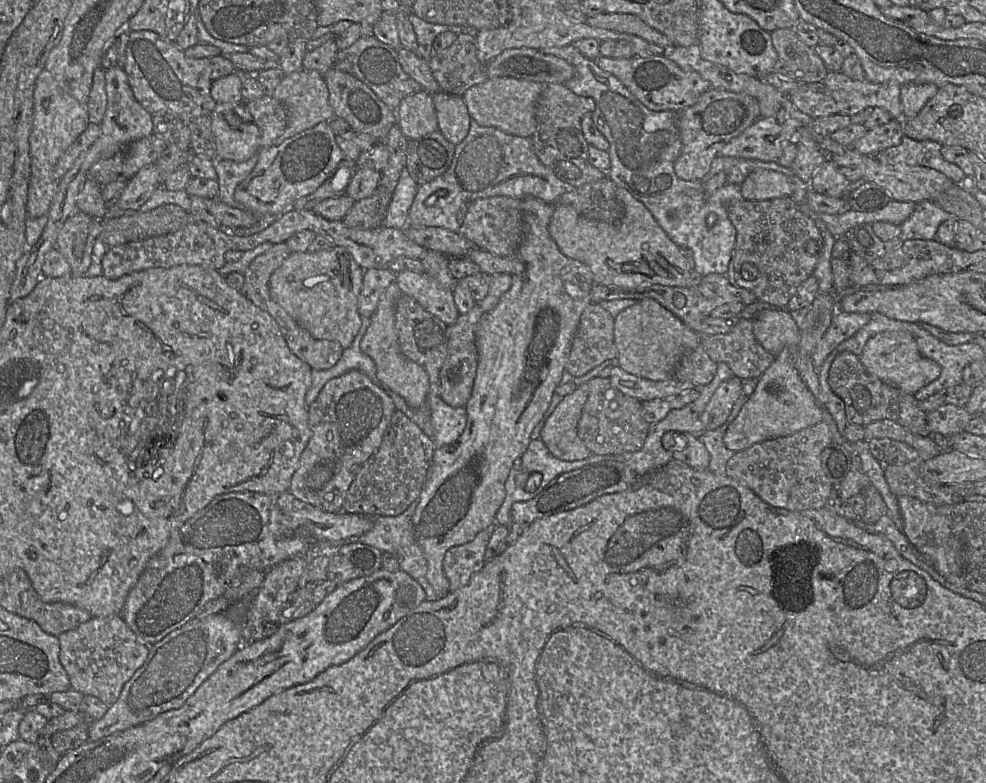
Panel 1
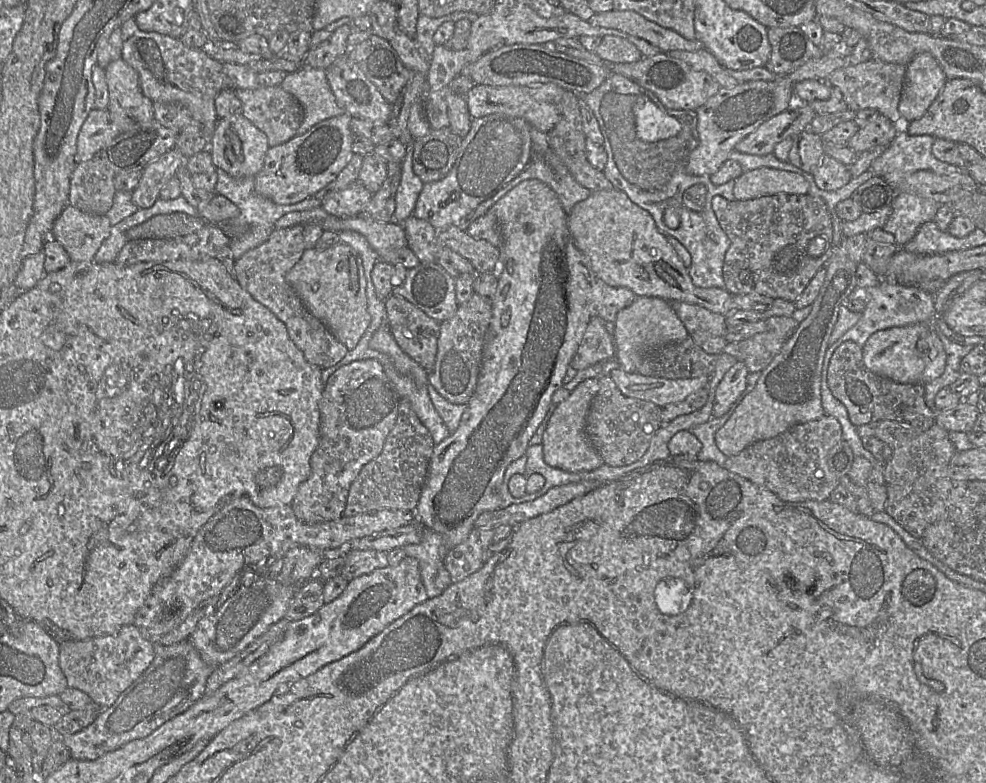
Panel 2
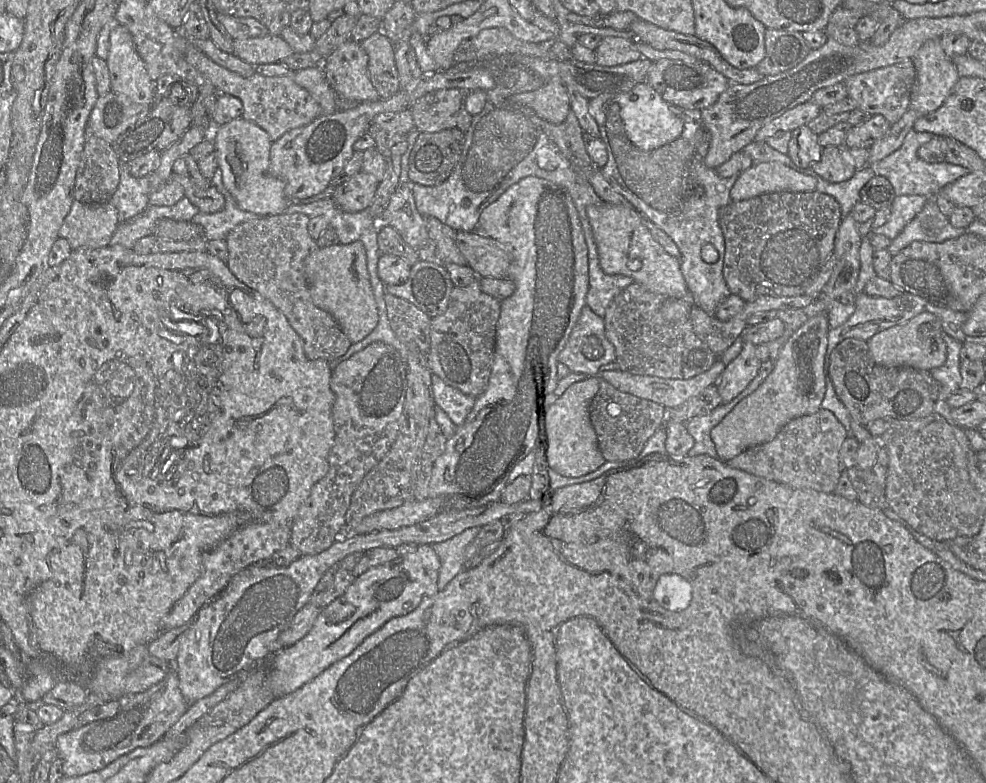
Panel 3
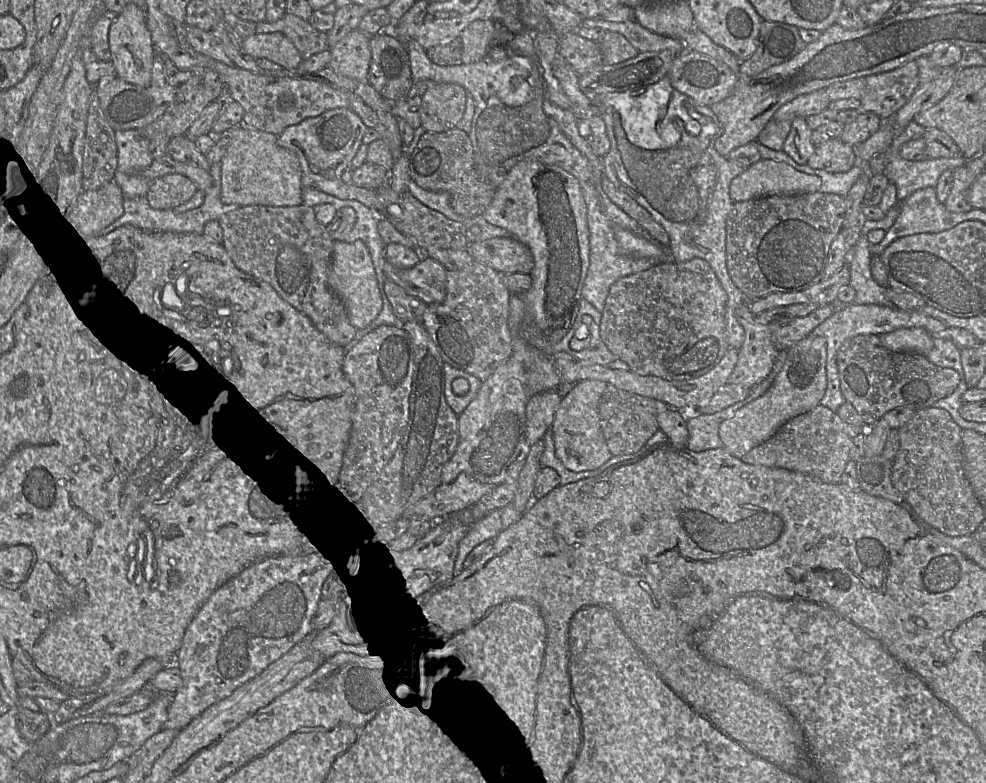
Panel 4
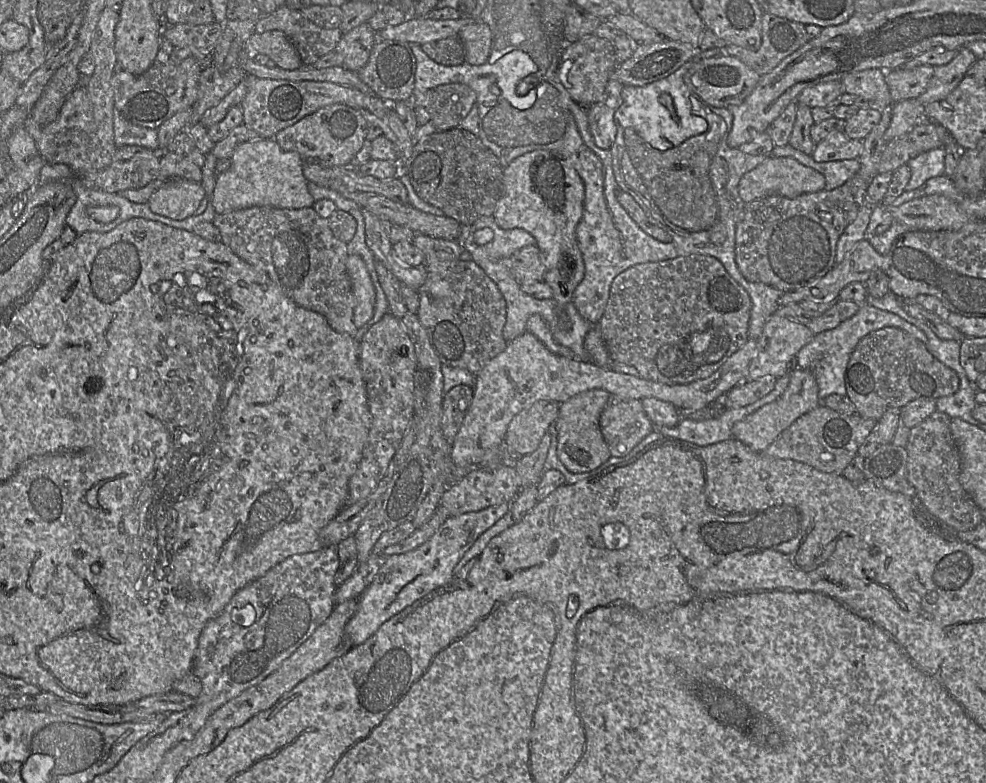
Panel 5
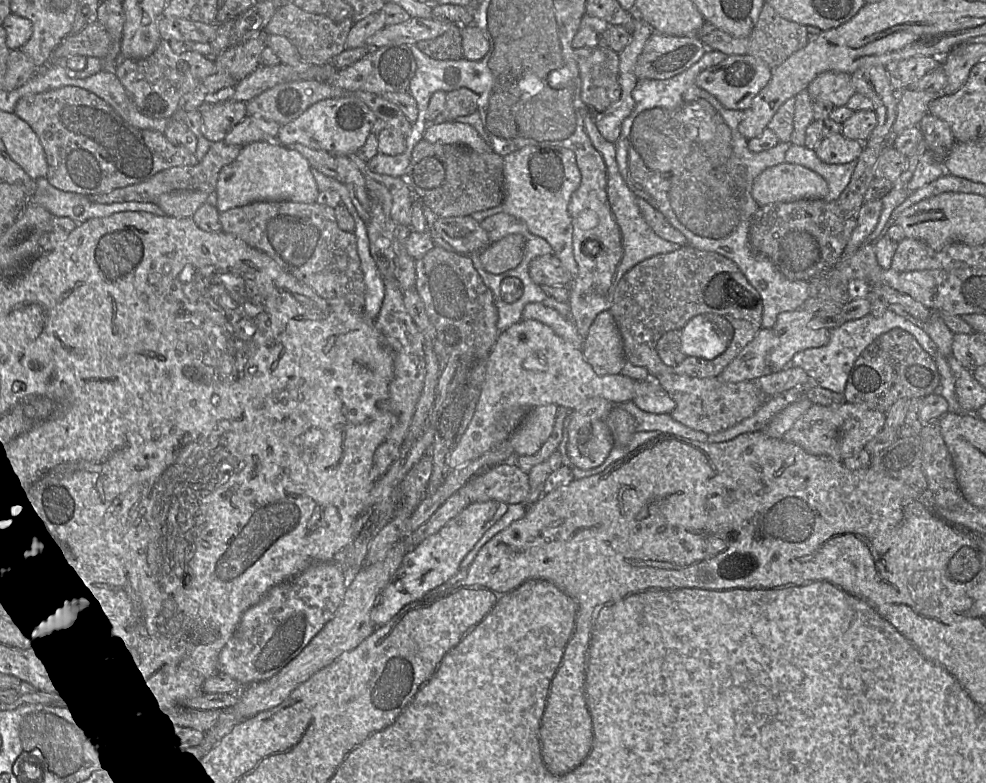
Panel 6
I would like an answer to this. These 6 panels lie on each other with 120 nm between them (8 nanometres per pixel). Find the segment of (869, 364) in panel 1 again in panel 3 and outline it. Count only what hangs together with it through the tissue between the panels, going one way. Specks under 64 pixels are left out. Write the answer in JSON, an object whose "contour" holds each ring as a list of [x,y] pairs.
{"contour":[[[922,312],[903,324],[875,334],[867,344],[873,360],[880,366],[909,366],[930,371],[942,366],[947,358],[947,347],[941,337],[941,329],[939,317],[930,312]]]}

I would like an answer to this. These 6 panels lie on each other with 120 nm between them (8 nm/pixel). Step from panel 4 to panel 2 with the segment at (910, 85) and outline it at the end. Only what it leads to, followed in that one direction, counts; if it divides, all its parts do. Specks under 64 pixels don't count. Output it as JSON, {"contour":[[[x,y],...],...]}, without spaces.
{"contour":[[[870,59],[857,65],[846,65],[833,71],[825,82],[831,87],[839,88],[843,94],[848,109],[857,112],[863,109],[875,109],[886,116],[892,123],[903,126],[899,112],[899,102],[902,94],[907,66],[885,63]]]}

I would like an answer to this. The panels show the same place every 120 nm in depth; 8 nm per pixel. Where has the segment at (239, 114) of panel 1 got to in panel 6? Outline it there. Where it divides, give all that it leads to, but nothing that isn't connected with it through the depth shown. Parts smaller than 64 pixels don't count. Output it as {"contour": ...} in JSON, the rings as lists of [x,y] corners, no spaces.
{"contour":[[[258,141],[243,147],[236,159],[221,169],[216,186],[216,208],[225,212],[256,201],[314,203],[318,194],[310,164],[299,152],[281,145],[279,141]]]}

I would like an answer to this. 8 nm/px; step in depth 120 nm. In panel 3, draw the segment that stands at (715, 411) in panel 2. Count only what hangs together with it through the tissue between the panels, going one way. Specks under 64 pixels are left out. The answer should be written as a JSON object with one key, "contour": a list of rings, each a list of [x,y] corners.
{"contour":[[[745,342],[740,355],[728,364],[717,381],[722,404],[737,397],[755,378],[762,362],[756,356],[756,345]]]}

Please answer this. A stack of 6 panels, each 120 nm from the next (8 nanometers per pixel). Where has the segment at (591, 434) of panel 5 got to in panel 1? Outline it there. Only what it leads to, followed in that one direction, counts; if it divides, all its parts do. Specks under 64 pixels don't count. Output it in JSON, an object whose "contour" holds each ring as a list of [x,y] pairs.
{"contour":[[[583,383],[564,396],[540,432],[540,440],[560,460],[583,460],[592,454],[577,434],[578,421],[588,395],[589,386]]]}

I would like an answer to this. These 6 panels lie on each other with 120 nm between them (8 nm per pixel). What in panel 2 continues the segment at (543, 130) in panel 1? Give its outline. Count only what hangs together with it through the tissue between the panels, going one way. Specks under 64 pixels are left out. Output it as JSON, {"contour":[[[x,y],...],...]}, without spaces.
{"contour":[[[565,90],[561,103],[559,121],[547,134],[547,141],[552,151],[566,166],[573,178],[590,191],[615,189],[606,178],[604,172],[595,168],[587,159],[586,136],[583,130],[581,113],[579,108],[579,95]]]}

